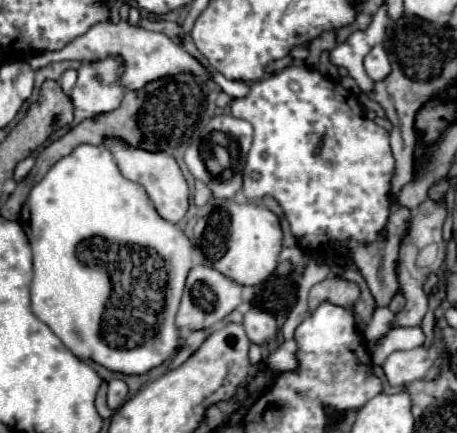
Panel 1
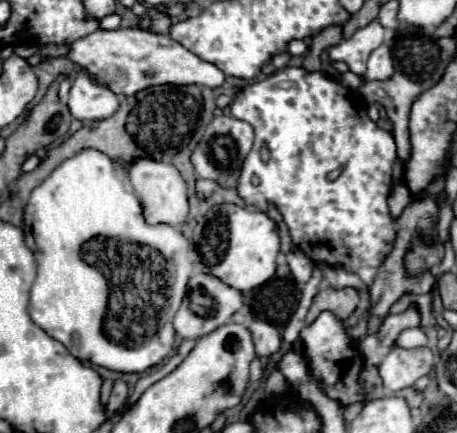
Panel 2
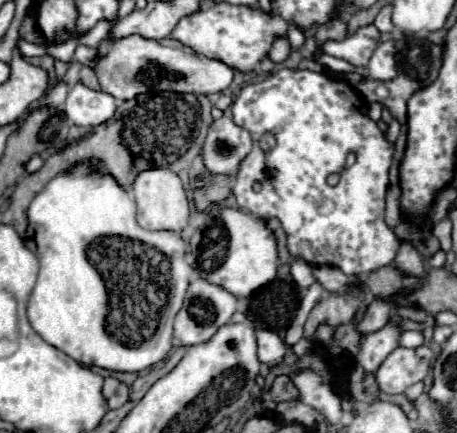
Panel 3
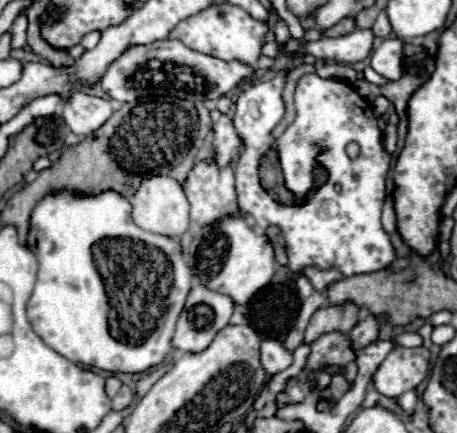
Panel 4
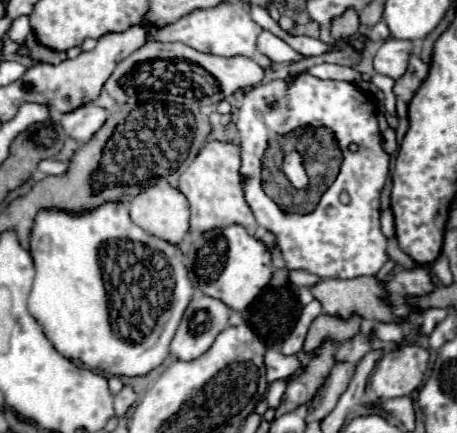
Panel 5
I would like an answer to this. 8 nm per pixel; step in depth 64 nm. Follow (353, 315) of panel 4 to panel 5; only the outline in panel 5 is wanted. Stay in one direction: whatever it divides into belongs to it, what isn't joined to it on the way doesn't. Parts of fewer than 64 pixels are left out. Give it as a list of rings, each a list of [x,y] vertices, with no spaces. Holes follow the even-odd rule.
[[[322,314],[318,316],[310,330],[308,330],[308,336],[306,336],[306,342],[304,342],[304,352],[306,356],[316,356],[318,348],[326,342],[326,340],[332,340],[336,344],[342,344],[350,338],[354,338],[358,332],[360,332],[360,322],[362,318],[360,316],[352,316],[350,320],[340,320],[340,318],[332,318],[328,314]]]

